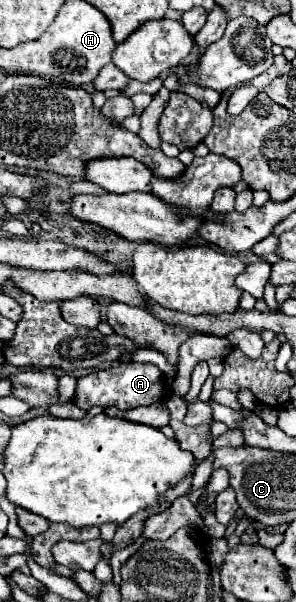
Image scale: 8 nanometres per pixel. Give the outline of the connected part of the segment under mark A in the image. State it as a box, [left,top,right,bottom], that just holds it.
[74,363,166,411]

